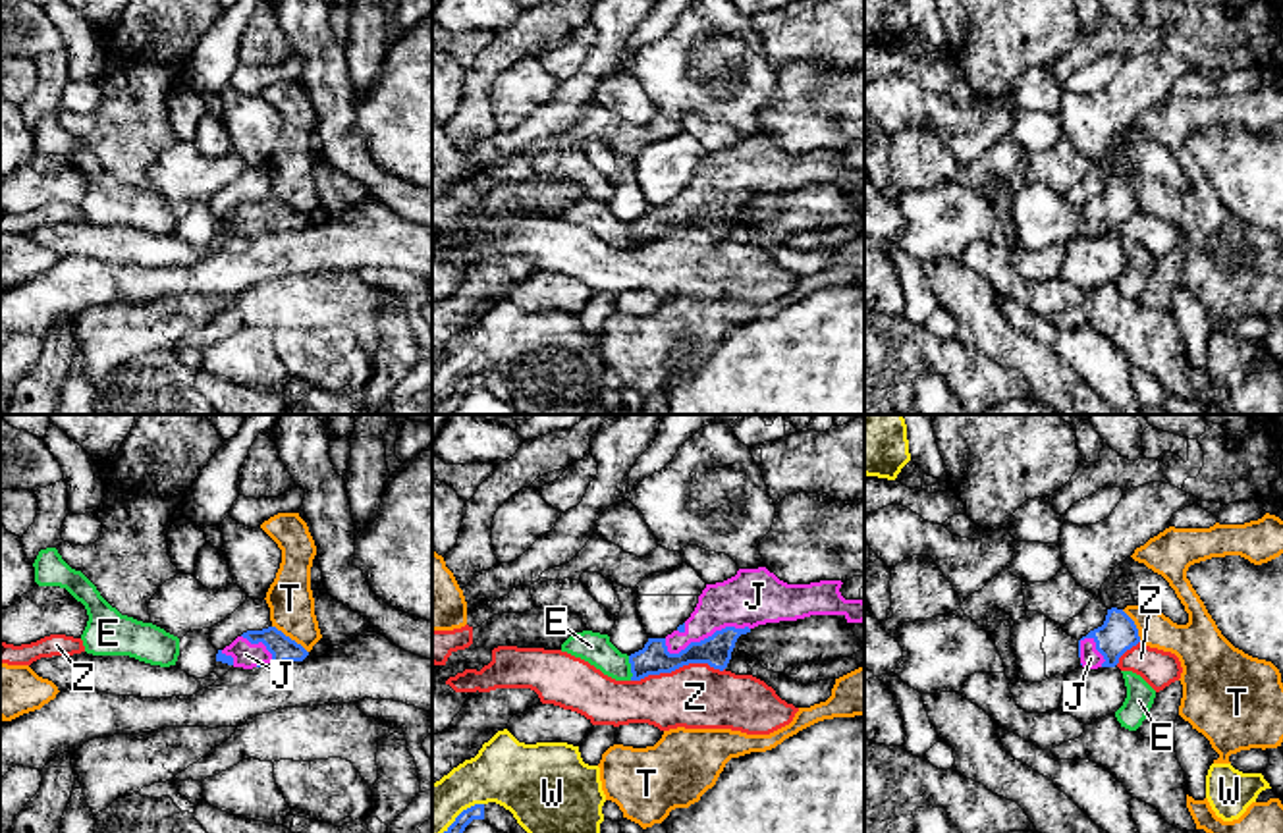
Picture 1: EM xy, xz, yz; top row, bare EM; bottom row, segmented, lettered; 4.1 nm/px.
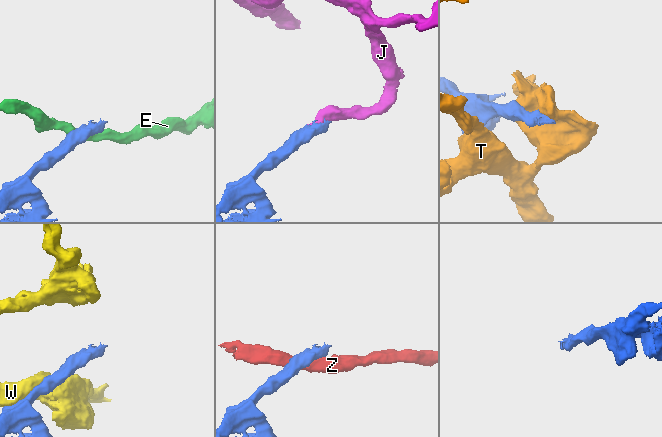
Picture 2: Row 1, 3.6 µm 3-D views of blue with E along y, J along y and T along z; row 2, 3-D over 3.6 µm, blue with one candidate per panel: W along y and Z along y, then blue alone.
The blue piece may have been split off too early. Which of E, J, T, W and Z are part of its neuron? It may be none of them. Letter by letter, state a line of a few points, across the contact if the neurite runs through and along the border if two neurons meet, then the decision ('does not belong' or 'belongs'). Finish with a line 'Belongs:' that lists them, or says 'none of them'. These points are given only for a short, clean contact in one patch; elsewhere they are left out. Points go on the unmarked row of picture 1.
E: line xz (627, 224), (631, 247); does not belong
J: line xz (714, 218), (705, 207), (749, 166); belongs
T: does not belong
W: does not belong
Z: does not belong
Belongs: J

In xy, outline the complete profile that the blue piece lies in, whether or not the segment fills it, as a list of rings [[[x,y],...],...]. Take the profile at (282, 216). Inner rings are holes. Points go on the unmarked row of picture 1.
[[[268,195],[243,201],[230,214],[218,218],[216,229],[253,237],[266,231],[303,229],[307,224],[309,220],[301,212],[276,195]]]

